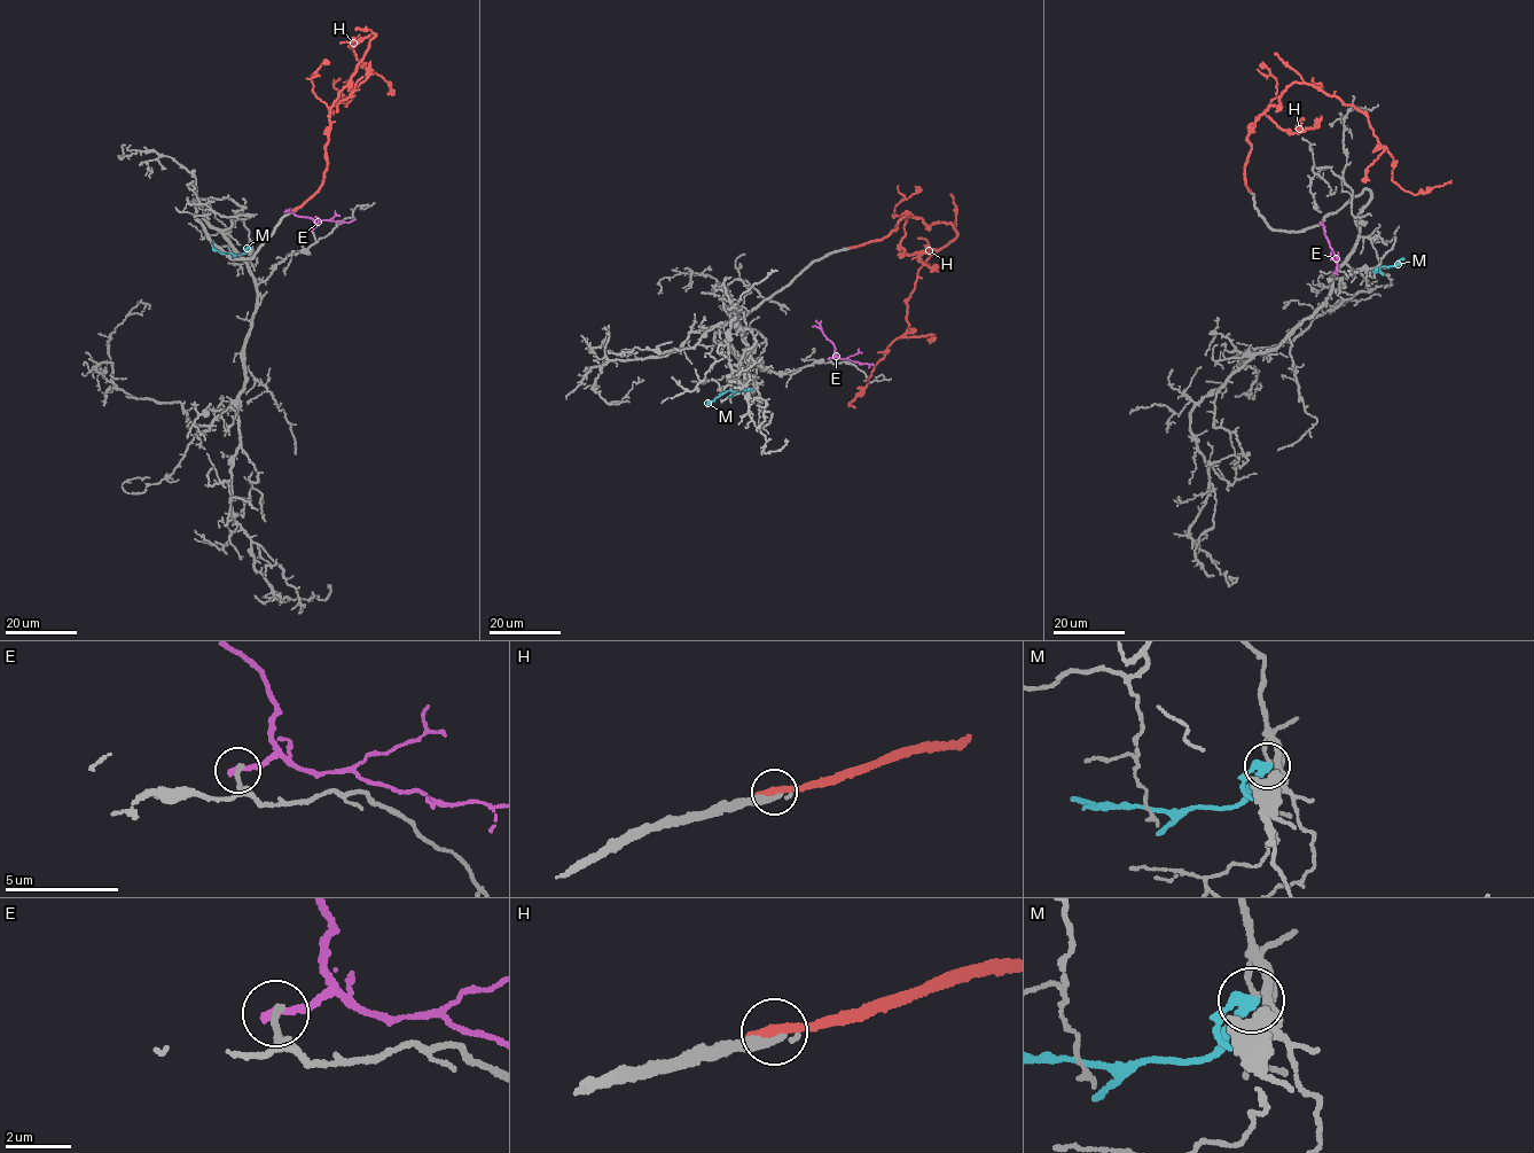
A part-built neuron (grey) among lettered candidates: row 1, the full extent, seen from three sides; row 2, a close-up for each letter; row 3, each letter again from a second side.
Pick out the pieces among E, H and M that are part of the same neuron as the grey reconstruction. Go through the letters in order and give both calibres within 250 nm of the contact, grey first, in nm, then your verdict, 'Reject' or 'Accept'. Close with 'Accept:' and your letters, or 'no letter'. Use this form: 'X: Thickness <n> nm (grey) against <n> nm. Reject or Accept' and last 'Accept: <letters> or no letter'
E: Thickness 200 nm (grey) against 260 nm. Reject
H: Thickness 340 nm (grey) against 400 nm. Reject
M: Thickness 150 nm (grey) against 280 nm. Reject
Accept: no letter

